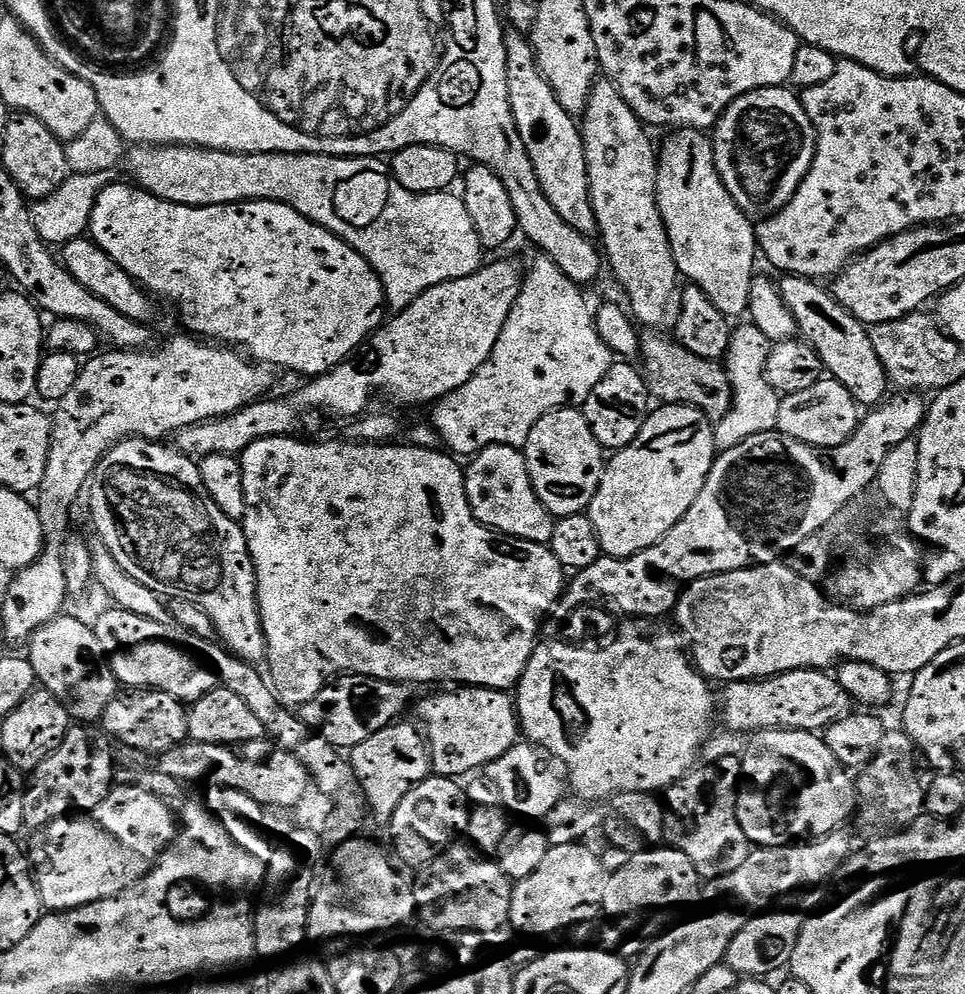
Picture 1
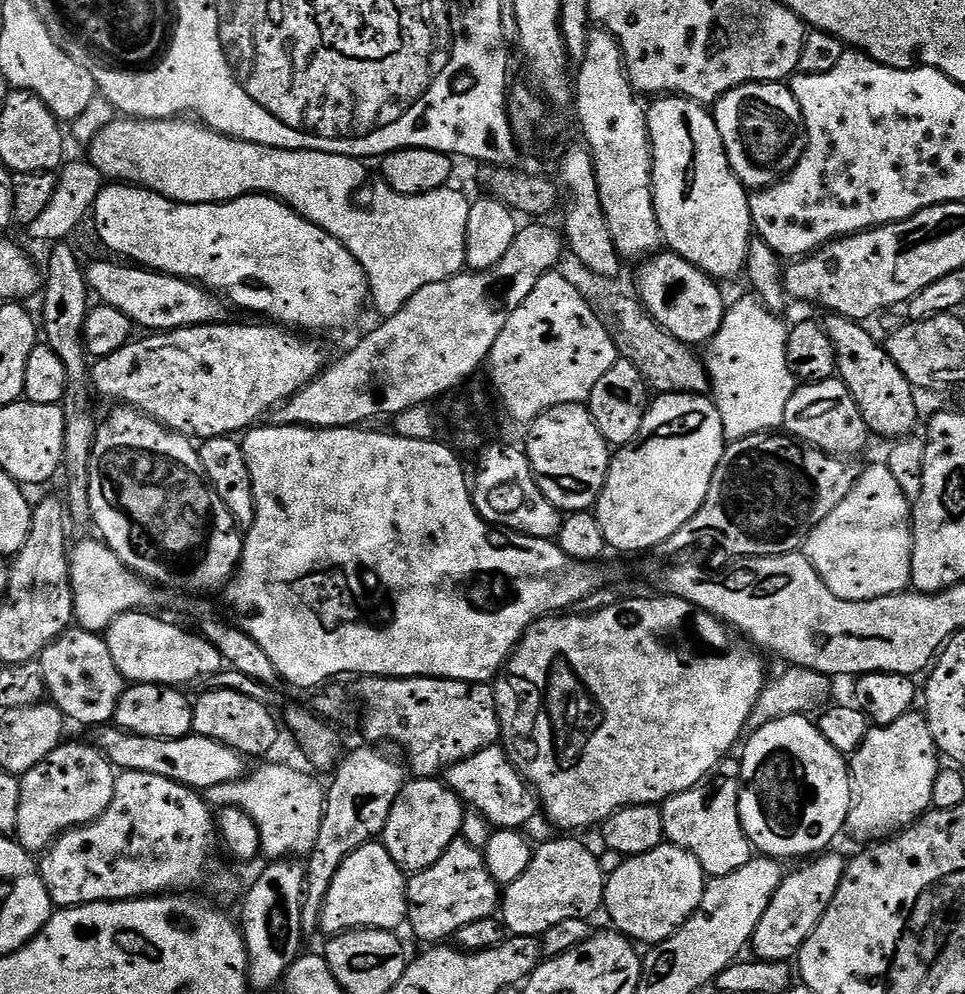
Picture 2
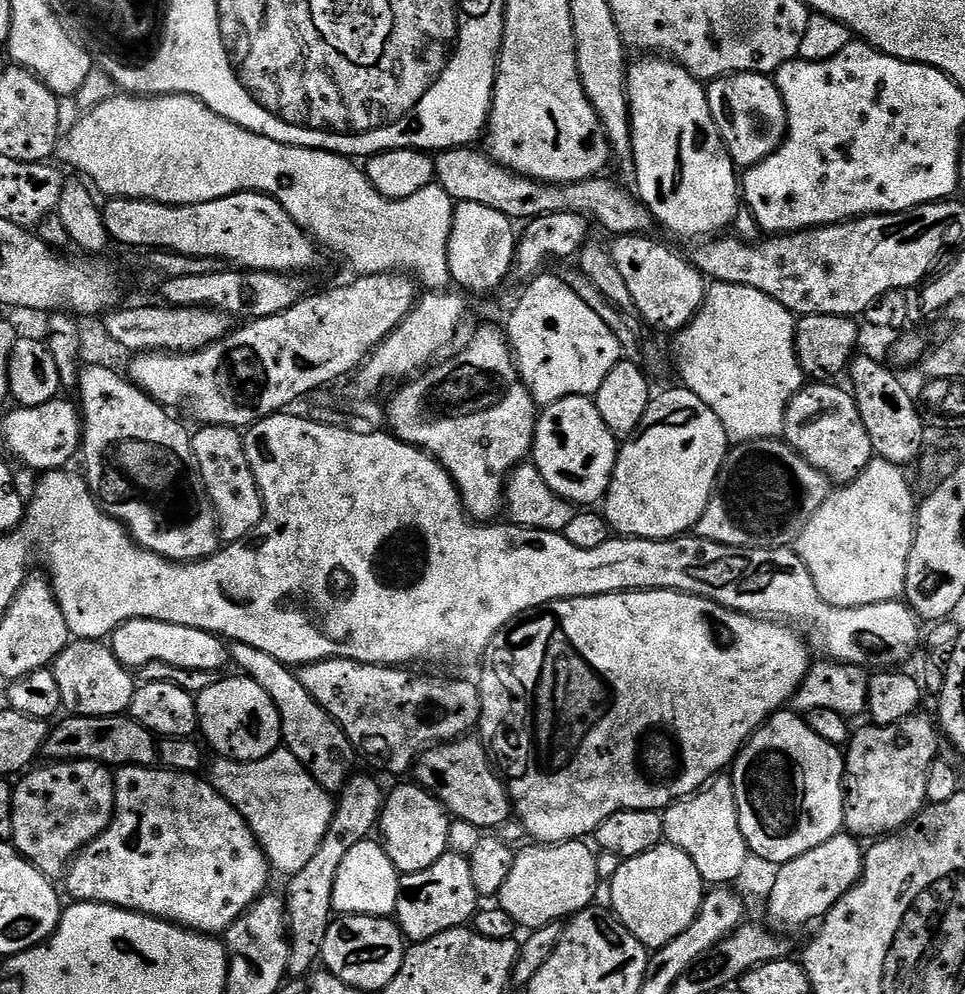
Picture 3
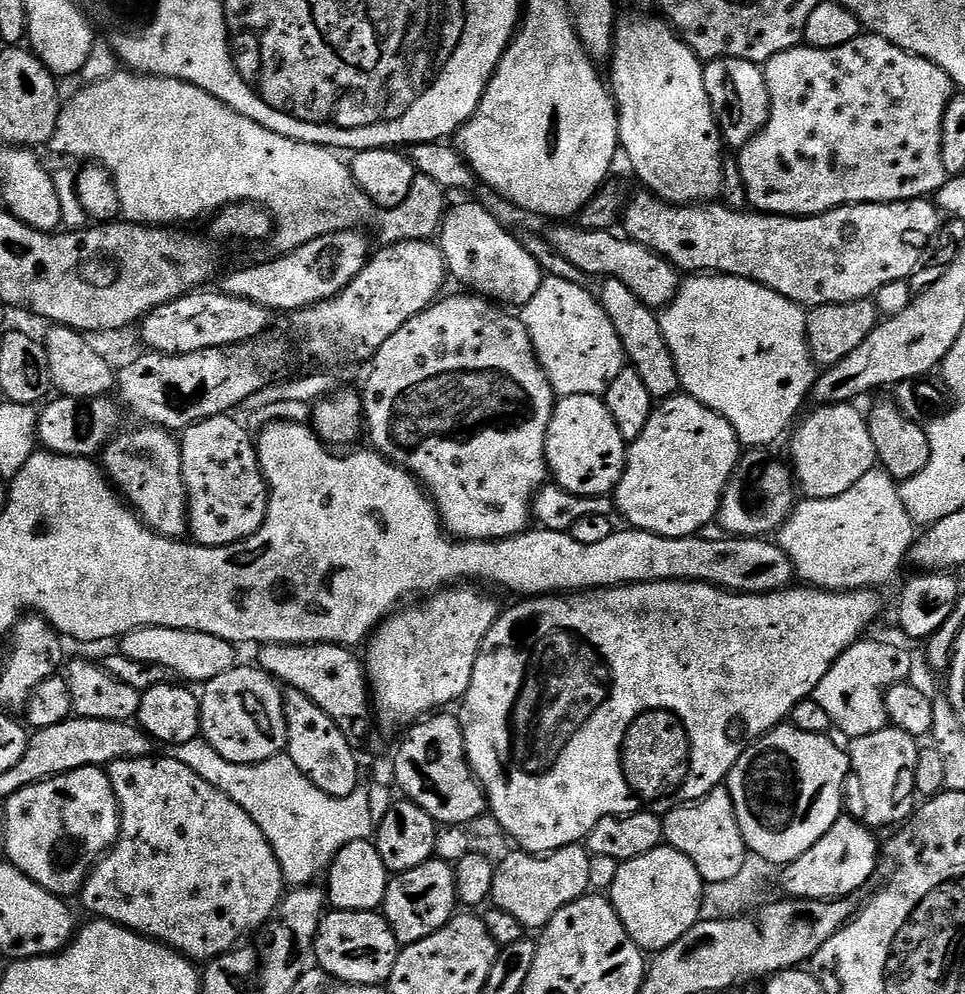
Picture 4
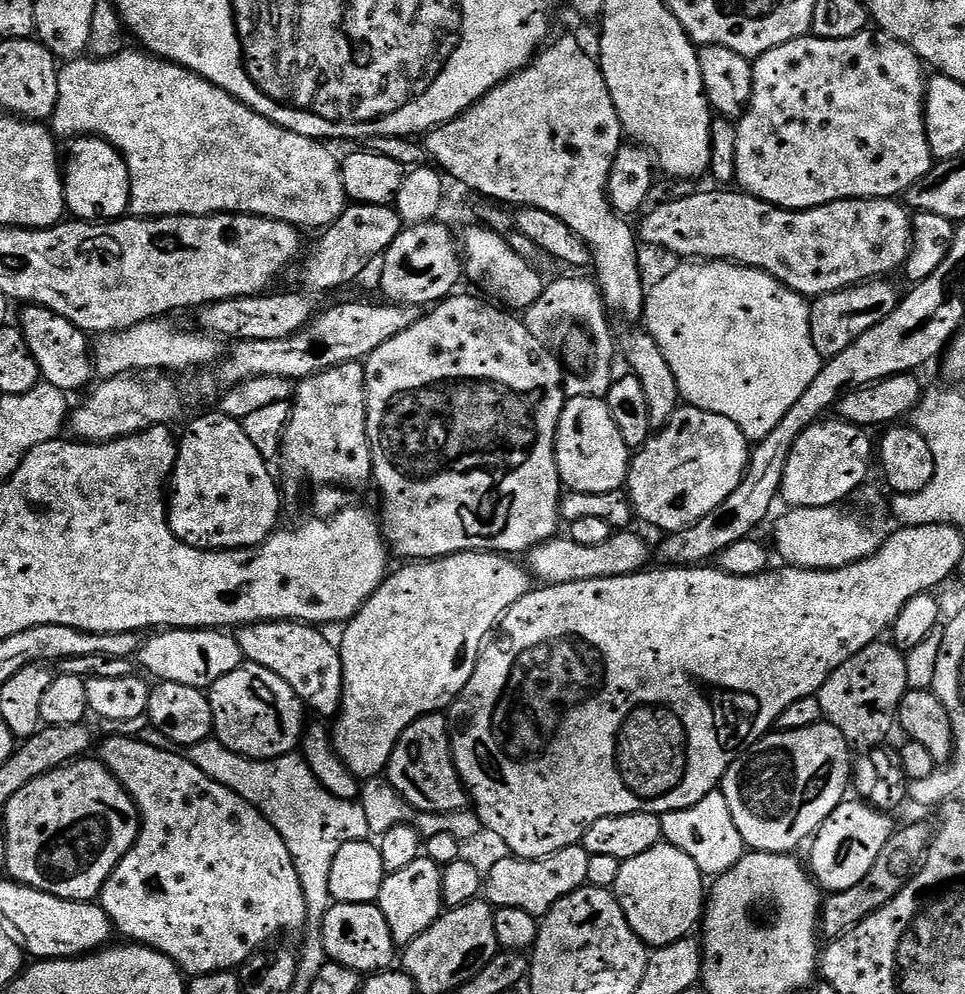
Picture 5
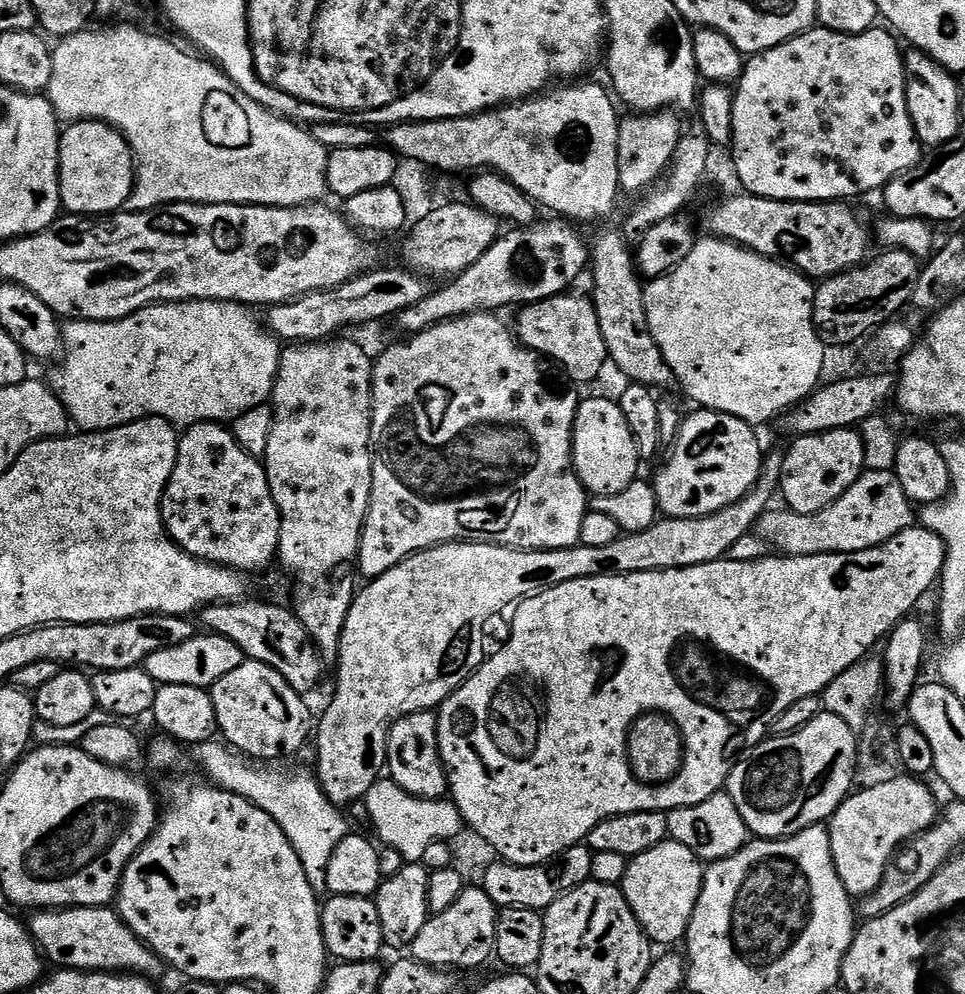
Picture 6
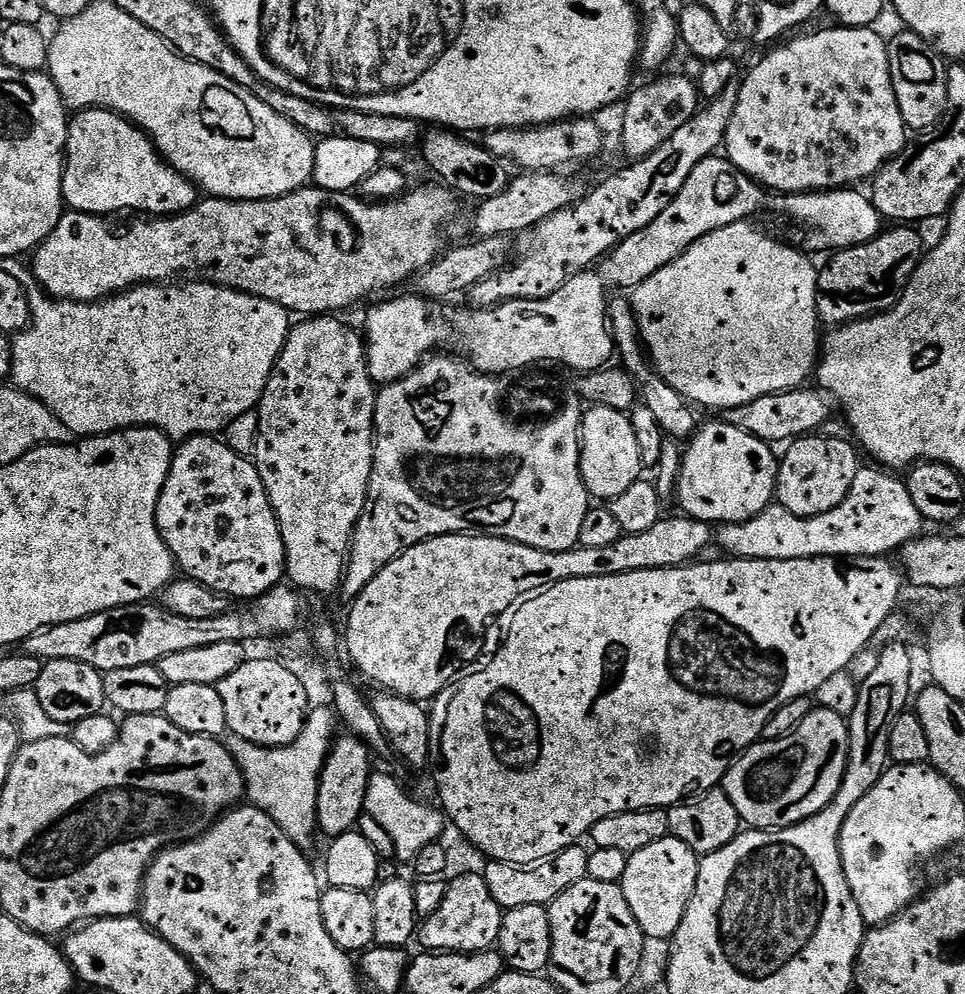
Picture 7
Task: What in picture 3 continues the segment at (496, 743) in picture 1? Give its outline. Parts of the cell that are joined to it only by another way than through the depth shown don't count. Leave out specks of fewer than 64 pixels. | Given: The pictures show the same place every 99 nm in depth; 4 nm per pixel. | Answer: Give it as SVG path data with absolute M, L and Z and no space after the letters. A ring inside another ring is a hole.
M330 658L329 660L319 660L313 664L303 665L299 669L298 675L302 686L306 686L306 690L312 692L313 698L319 702L322 707L328 711L338 722L338 726L342 726L342 730L346 734L346 738L350 738L352 747L356 749L361 757L364 756L368 760L373 760L376 764L381 764L384 768L389 768L392 772L408 772L413 771L416 759L420 757L429 748L435 748L437 744L447 744L449 740L458 740L469 735L468 732L477 727L480 722L480 689L475 683L472 684L468 680L435 680L432 676L411 676L411 671L405 670L400 666L389 666L386 664L363 664L357 660L347 660L346 658Z

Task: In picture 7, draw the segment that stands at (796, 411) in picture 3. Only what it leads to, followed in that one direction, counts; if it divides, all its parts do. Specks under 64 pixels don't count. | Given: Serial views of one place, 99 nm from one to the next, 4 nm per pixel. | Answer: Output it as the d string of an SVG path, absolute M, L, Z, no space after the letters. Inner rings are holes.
M805 435L792 440L784 449L784 456L782 452L778 460L775 499L790 514L798 516L826 514L838 507L849 494L855 475L862 467L862 461L856 457L857 445L848 438Z

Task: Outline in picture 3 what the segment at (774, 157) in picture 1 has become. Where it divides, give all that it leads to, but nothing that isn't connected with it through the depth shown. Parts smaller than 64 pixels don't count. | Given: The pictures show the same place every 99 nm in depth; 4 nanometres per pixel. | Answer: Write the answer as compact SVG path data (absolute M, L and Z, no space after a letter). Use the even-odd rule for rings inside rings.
M736 72L707 85L710 114L737 169L747 170L772 156L788 134L788 115L775 79L763 72Z

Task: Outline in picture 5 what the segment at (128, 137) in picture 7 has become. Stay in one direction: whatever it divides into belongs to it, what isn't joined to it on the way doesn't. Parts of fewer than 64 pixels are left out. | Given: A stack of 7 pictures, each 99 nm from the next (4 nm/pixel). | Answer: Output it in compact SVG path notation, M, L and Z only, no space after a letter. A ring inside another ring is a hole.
M81 136L71 141L72 149L69 150L68 156L66 152L66 163L62 168L62 175L64 178L64 206L69 213L72 212L73 217L76 218L120 218L129 211L128 199L130 198L130 174L128 173L128 167L126 162L122 158L122 154L117 148L115 148L110 142L106 142L103 136Z

